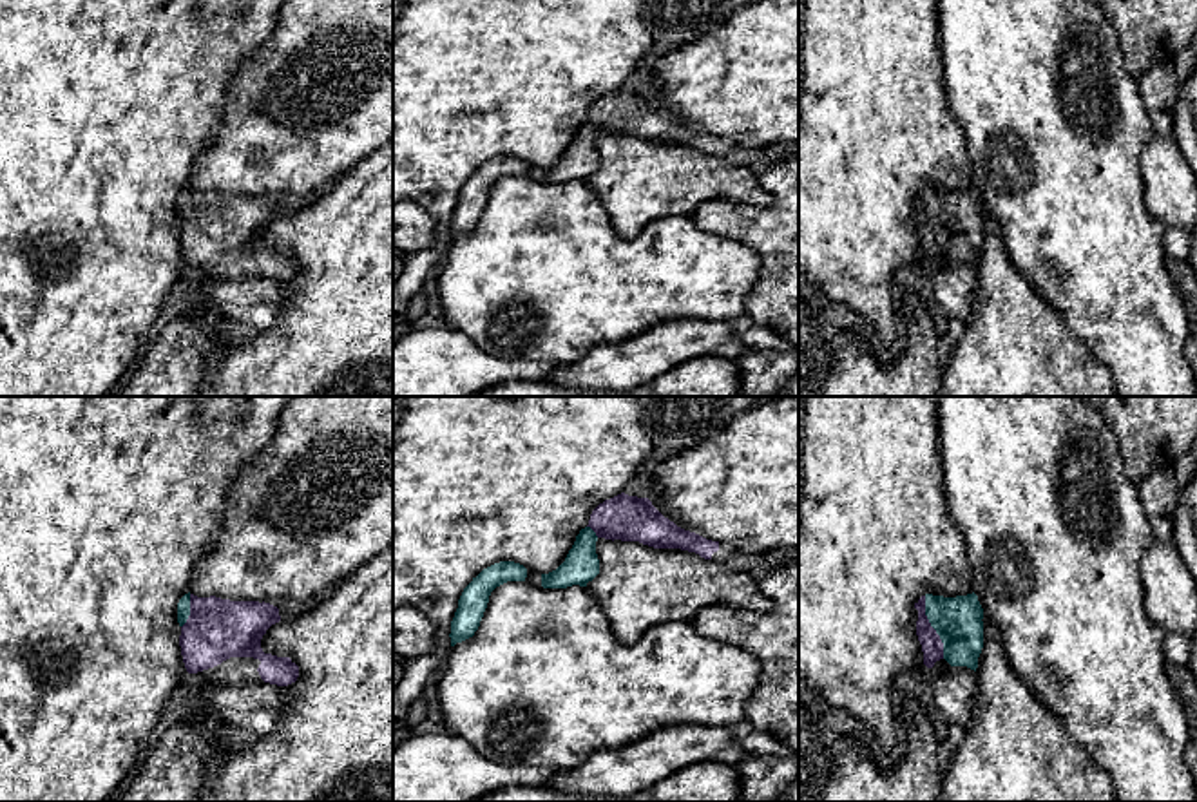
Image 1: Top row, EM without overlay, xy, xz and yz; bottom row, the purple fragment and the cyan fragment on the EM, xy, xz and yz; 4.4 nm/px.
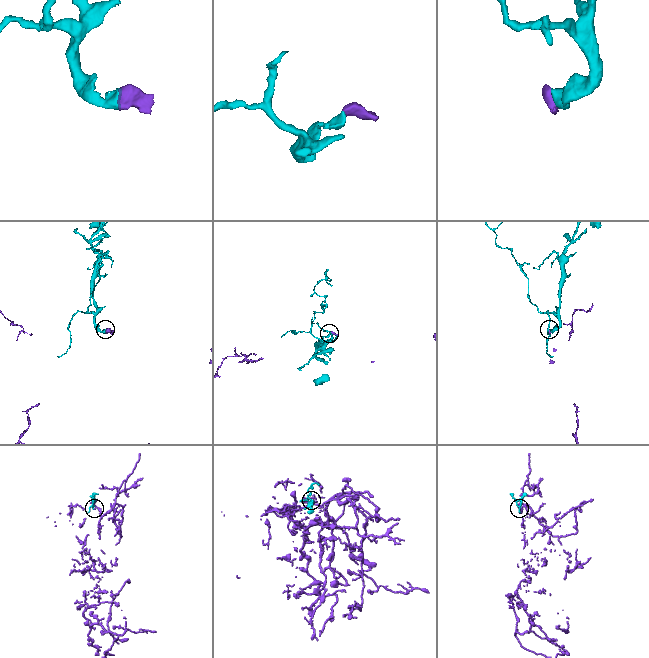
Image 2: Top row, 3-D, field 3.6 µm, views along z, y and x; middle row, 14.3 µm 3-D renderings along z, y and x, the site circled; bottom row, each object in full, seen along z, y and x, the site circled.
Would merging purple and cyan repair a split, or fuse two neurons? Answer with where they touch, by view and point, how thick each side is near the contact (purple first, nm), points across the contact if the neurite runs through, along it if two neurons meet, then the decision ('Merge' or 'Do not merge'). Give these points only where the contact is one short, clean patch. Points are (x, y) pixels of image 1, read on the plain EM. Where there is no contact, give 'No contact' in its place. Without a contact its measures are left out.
Touches purple at yz (931, 221). Thickness 100 nm (purple) against 200 nm. Path across: yz (931, 239), (931, 221), (949, 221), (957, 214). Merge

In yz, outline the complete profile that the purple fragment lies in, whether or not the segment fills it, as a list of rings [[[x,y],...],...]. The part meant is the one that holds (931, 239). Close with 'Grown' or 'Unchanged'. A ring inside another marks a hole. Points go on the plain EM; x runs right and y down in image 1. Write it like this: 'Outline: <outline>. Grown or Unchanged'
Outline: [[[925,188],[916,197],[916,230],[924,246],[924,259],[933,263],[945,253],[951,261],[976,266],[983,243],[983,203],[978,190],[943,192]]]. Grown

